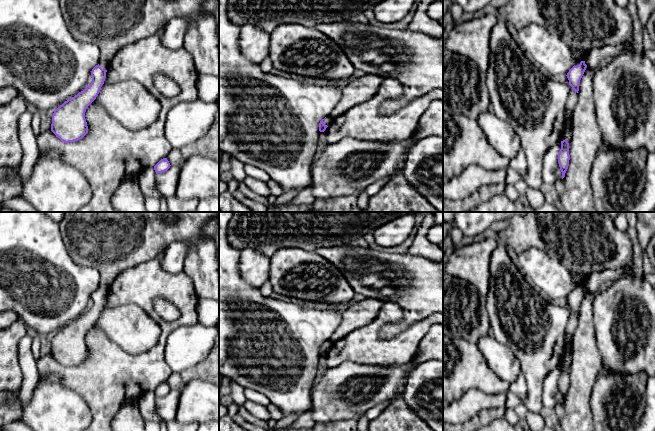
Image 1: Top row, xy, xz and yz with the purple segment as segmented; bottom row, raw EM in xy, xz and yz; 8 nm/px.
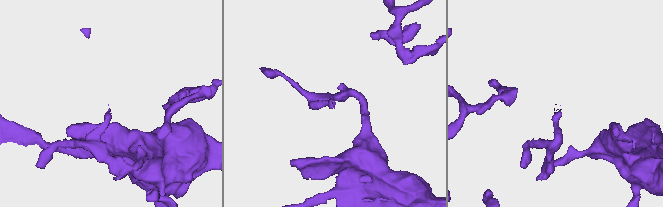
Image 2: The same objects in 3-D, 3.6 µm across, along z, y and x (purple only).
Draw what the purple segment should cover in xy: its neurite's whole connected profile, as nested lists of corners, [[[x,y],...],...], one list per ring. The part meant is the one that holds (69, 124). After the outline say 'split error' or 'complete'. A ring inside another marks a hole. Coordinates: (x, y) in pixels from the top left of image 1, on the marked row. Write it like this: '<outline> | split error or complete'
[[[60,0],[62,16],[69,32],[78,41],[95,44],[100,49],[100,61],[91,71],[92,83],[54,110],[51,131],[56,137],[65,143],[69,143],[82,139],[88,133],[85,112],[88,106],[98,96],[106,78],[108,64],[114,55],[123,46],[137,42],[140,39],[151,37],[174,17],[188,18],[190,20],[183,48],[191,55],[198,74],[219,76],[219,36],[216,30],[217,23],[214,14],[204,14],[201,11],[203,1],[204,0]]] | split error

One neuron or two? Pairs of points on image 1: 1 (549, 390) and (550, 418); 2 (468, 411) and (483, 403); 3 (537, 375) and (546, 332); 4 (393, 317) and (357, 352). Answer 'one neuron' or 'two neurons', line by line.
1: one neuron
2: one neuron
3: one neuron
4: one neuron

